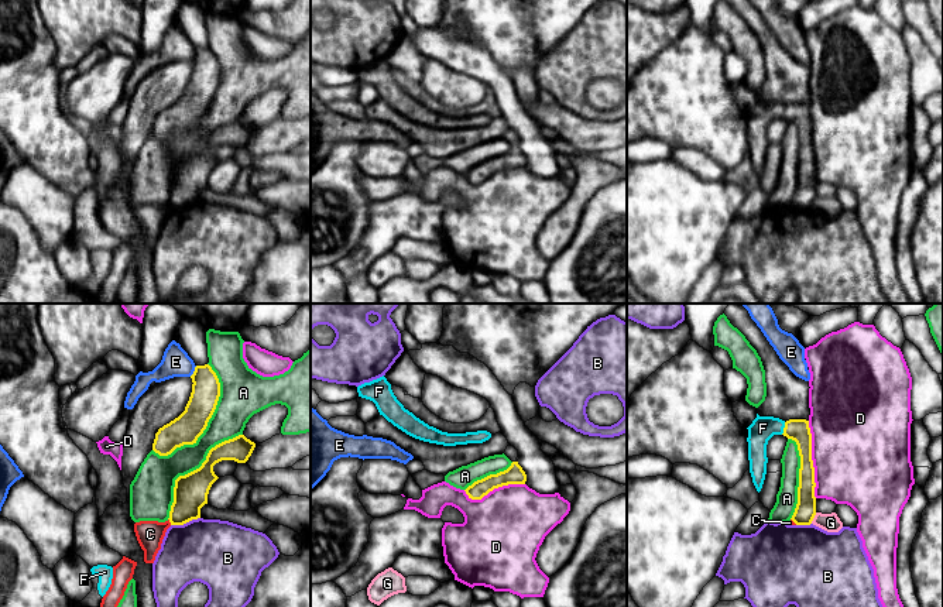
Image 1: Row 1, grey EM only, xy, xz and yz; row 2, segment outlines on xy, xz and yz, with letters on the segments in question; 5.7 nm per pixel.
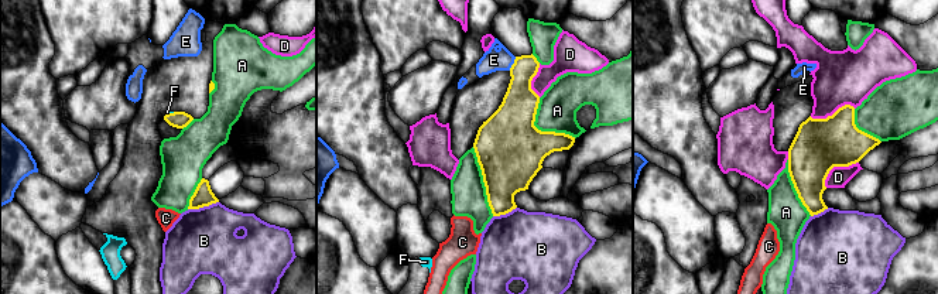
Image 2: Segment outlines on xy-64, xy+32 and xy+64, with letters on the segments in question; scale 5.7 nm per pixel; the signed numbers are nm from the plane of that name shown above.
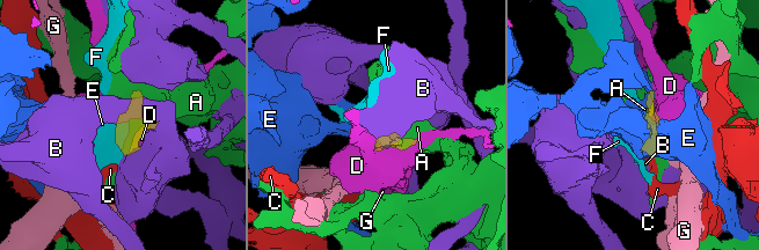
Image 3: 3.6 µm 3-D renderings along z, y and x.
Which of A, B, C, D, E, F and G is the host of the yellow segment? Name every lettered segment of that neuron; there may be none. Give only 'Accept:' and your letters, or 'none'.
Accept: F

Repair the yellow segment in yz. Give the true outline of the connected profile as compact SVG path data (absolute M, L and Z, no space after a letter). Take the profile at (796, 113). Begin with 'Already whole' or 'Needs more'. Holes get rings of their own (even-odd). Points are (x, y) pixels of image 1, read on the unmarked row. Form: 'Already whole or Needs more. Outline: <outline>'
Needs more. Outline: M759 100L752 104L748 113L748 144L752 167L759 176L767 158L767 128L774 119L783 119L798 128L800 140L798 188L792 199L796 209L810 209L816 199L815 181L815 151L812 144L812 117L809 104L782 104L774 100Z

